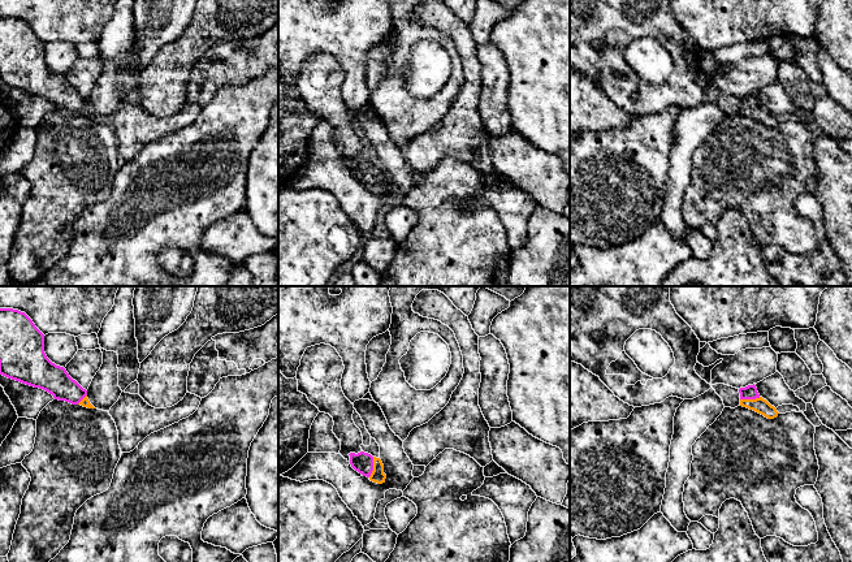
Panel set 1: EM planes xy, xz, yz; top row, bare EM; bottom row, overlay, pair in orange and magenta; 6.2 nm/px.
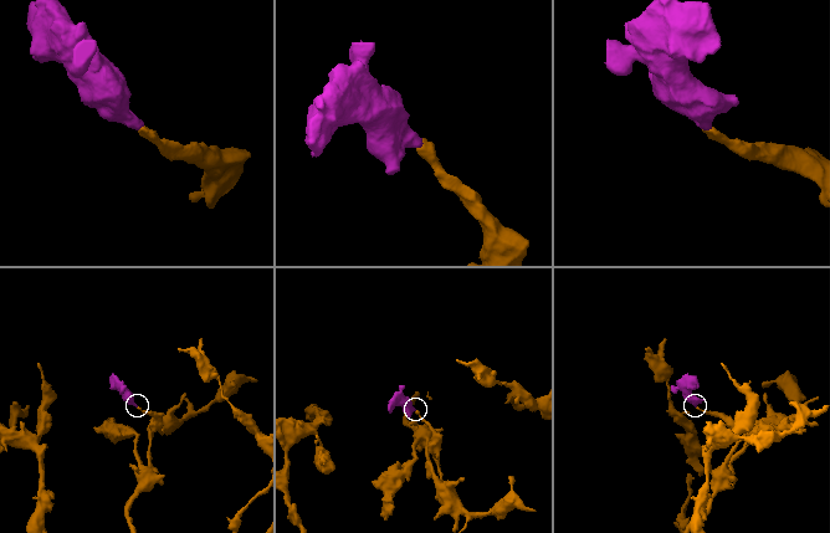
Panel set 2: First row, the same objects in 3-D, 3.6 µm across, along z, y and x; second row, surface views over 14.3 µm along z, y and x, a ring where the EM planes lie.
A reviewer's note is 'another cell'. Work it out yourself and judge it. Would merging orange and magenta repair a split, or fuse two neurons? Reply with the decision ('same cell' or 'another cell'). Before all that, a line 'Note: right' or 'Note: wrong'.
Note: wrong
same cell

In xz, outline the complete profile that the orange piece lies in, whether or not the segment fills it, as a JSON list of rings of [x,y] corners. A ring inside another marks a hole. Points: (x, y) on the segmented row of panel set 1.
[[[364,451],[358,454],[350,453],[349,455],[350,464],[355,471],[363,476],[367,476],[373,483],[385,483],[386,475],[384,474],[384,464],[380,458],[372,457]]]

